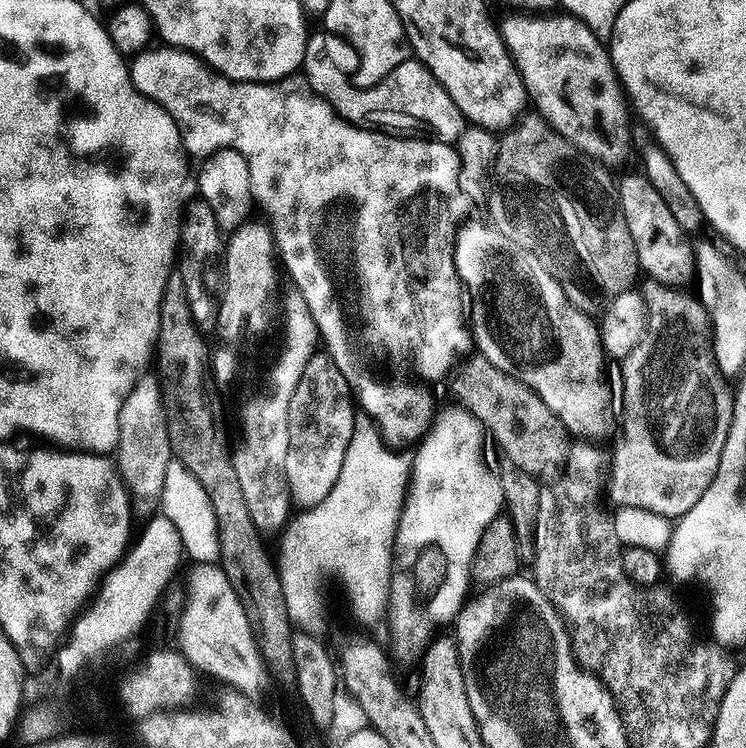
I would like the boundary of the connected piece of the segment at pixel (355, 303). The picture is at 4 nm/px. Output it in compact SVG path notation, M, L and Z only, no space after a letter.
M145 47L131 57L130 71L134 86L146 98L158 102L158 106L162 106L162 110L166 110L170 118L174 118L180 131L180 141L184 143L184 151L189 157L207 158L219 148L233 148L238 150L238 154L242 154L242 158L246 158L250 170L252 198L259 207L261 204L265 208L269 216L267 219L272 229L273 239L276 241L279 263L287 279L289 276L296 283L296 288L300 291L297 292L299 299L308 303L316 329L320 332L323 347L346 378L351 395L359 407L361 404L364 407L361 409L375 420L380 429L380 435L389 445L400 446L396 444L412 443L415 445L427 433L434 419L434 411L432 412L432 400L428 393L423 392L416 384L407 384L406 381L400 380L404 376L404 367L413 368L424 376L446 375L447 377L457 363L456 358L460 355L463 357L473 347L470 328L466 323L466 304L462 299L462 285L456 277L456 267L452 261L454 224L448 220L440 220L440 196L446 195L448 188L455 189L458 184L460 160L456 157L455 147L431 138L409 138L404 134L389 134L384 130L349 124L321 96L317 96L307 80L303 78L267 82L231 80L221 72L208 67L199 56L193 55L192 52L185 52L183 48L152 47Z

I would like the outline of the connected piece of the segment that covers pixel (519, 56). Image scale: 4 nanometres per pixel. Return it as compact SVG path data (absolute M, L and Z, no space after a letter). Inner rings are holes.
M508 14L504 21L499 21L498 29L500 36L504 39L504 44L508 48L508 53L512 55L512 61L516 64L518 74L524 83L524 89L528 92L528 98L531 107L544 119L544 121L558 134L562 134L562 138L569 140L578 150L582 150L590 158L600 161L605 166L613 166L612 164L620 164L627 158L628 152L633 151L632 135L630 123L628 124L629 107L626 105L626 96L620 86L620 82L616 77L616 68L612 65L612 58L609 49L606 47L605 41L599 40L593 32L583 24L577 16L569 16L567 14L559 14L560 16L552 16L556 14Z

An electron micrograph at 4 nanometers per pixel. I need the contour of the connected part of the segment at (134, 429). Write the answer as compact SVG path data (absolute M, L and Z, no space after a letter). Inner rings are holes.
M141 375L119 410L119 442L116 447L117 468L133 497L157 499L166 478L166 466L174 458L168 425L165 424L163 388L155 375Z

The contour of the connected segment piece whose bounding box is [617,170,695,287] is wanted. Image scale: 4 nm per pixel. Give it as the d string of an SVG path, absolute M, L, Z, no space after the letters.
M641 171L630 172L619 177L617 183L620 209L630 236L634 241L635 254L639 269L649 279L656 280L668 287L683 285L683 281L691 279L695 273L695 255L693 247L686 245L686 234L674 216L669 205L652 186L650 180Z

